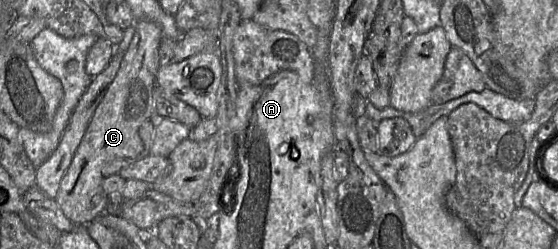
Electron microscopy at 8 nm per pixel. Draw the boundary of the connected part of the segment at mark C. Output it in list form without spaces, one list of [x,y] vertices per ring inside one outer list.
[[[138,21],[120,68],[98,105],[73,160],[63,176],[54,200],[74,224],[86,225],[105,212],[110,196],[102,187],[103,168],[113,160],[135,158],[143,149],[139,127],[155,115],[153,90],[161,61],[159,47],[163,34],[158,24]]]

